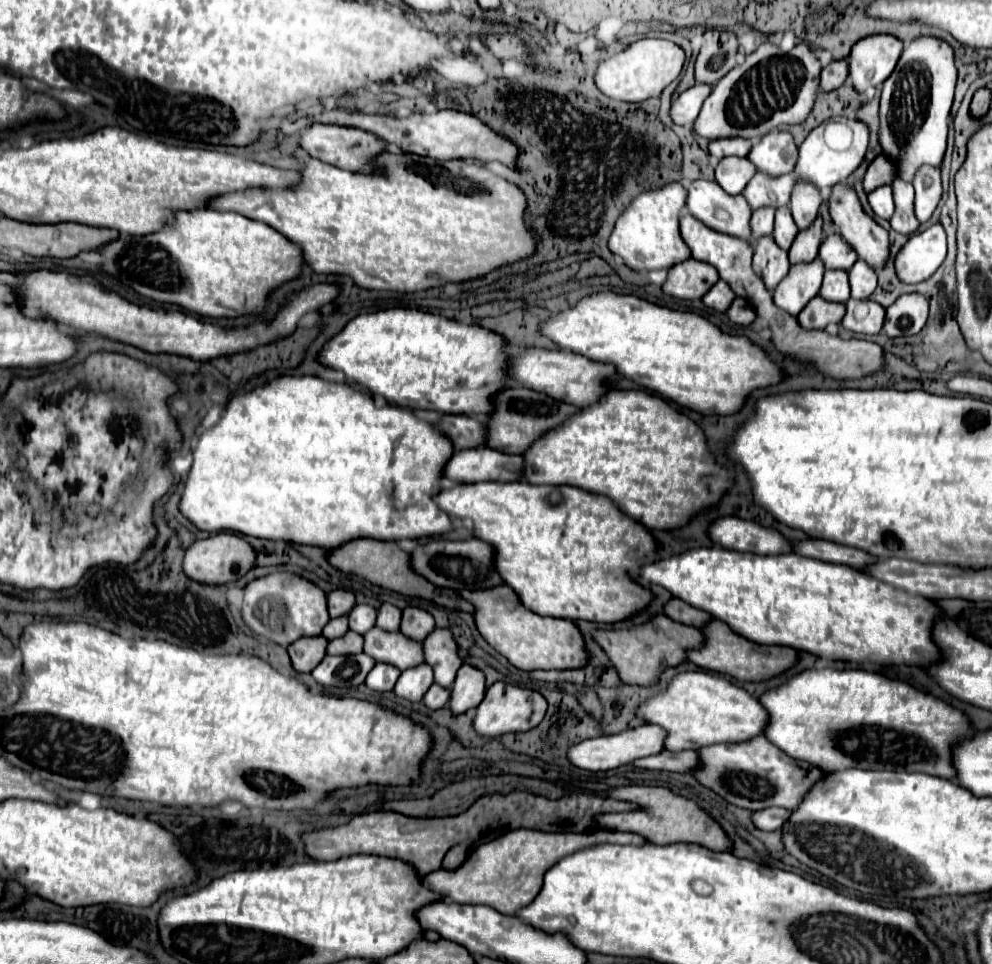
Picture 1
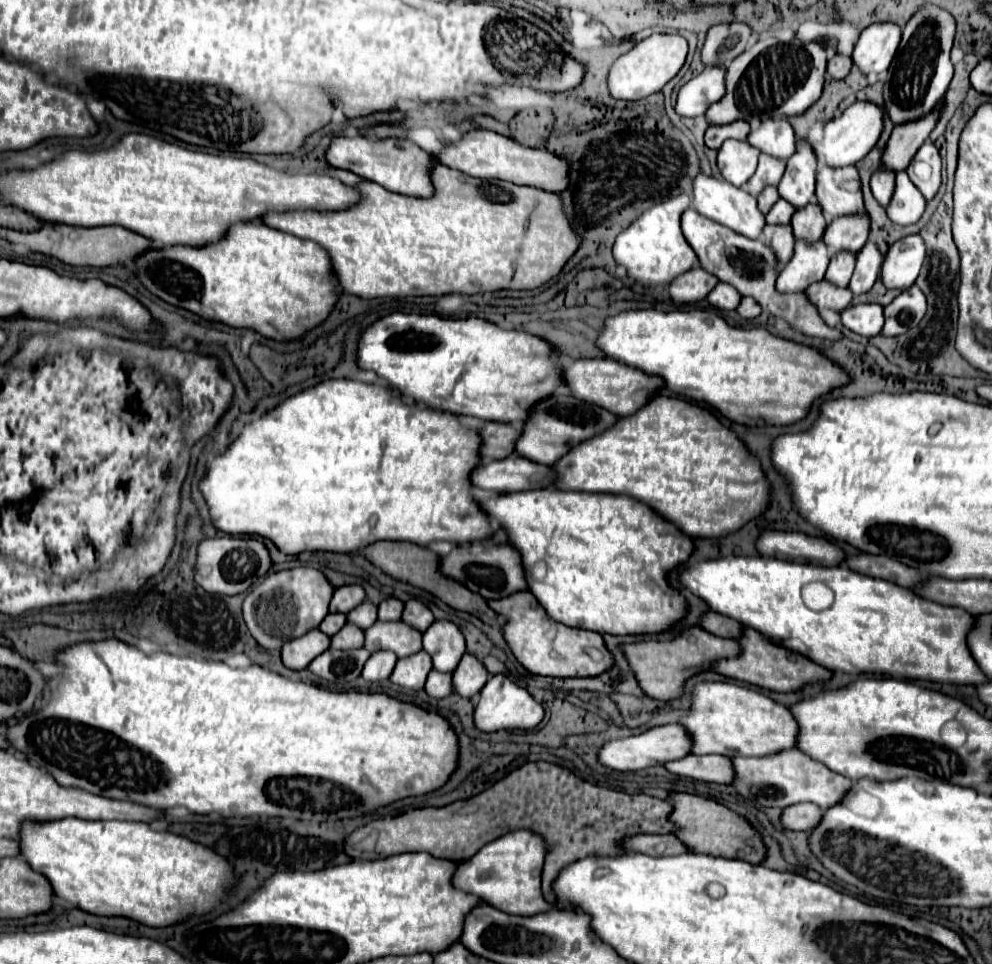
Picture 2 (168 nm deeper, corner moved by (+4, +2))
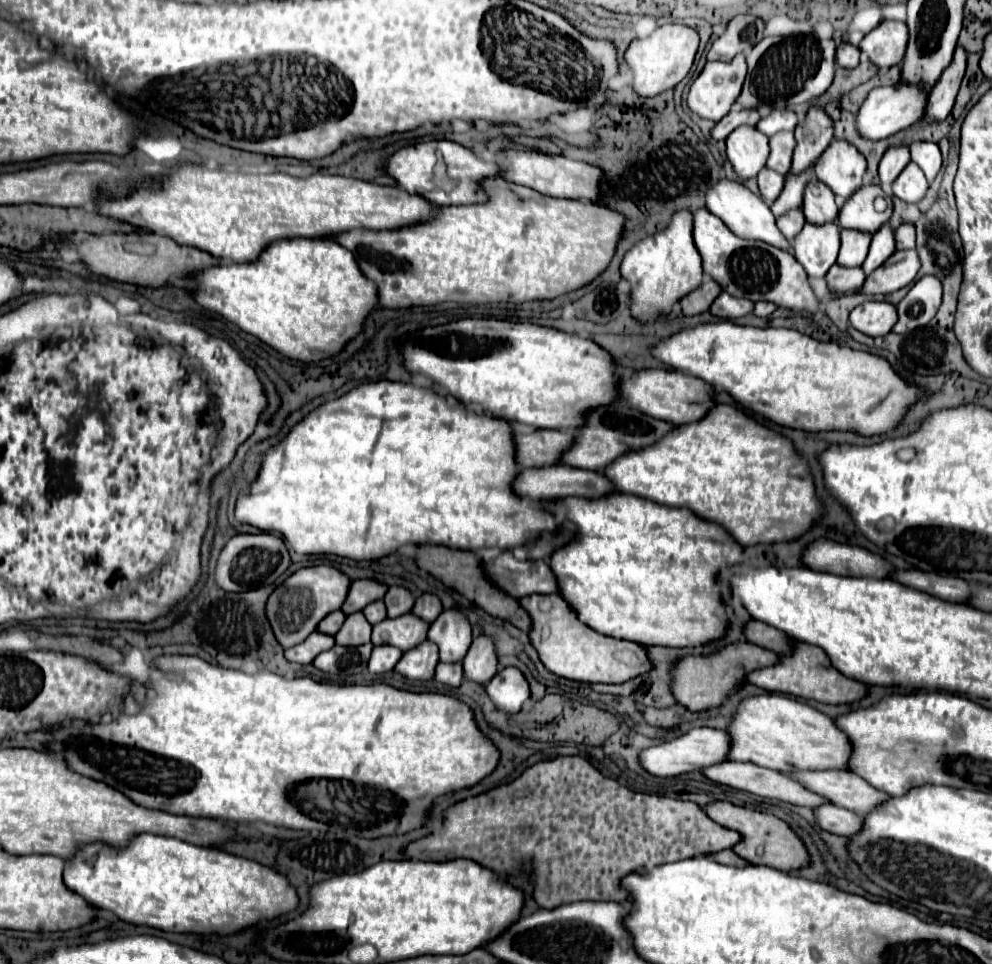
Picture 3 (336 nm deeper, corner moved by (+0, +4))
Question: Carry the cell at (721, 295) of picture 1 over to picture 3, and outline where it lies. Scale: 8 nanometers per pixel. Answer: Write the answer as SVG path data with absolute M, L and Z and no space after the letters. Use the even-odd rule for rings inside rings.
M721 292L719 298L711 306L711 314L721 318L721 320L735 320L735 318L741 318L749 312L753 312L753 302L751 300L733 298L725 292Z

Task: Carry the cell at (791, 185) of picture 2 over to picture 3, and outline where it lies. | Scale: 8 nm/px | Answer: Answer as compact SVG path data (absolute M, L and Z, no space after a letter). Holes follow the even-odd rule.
M811 106L805 120L795 128L797 148L793 152L793 166L791 172L805 170L807 166L815 164L815 160L823 154L823 150L833 140L833 122L827 116L825 108Z

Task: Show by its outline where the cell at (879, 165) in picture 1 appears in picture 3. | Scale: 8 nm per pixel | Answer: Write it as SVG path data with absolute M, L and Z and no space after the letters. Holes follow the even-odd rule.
M959 44L955 48L951 64L945 68L945 72L941 74L937 84L931 88L927 114L925 114L927 120L943 120L949 116L949 112L955 104L955 96L959 92L959 84L963 80L965 68L967 68L967 52Z

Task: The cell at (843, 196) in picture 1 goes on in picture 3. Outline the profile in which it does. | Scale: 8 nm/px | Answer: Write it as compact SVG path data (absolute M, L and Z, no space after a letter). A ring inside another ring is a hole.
M833 140L815 162L817 178L825 182L839 200L847 200L863 186L865 168L865 156L847 140Z

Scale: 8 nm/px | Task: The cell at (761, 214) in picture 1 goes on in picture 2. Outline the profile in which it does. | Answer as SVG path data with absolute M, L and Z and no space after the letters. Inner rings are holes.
M765 188L765 190L759 194L759 198L757 198L757 202L759 202L759 210L761 210L763 214L767 214L767 212L771 210L771 206L773 206L777 200L779 200L779 192L777 192L777 188Z

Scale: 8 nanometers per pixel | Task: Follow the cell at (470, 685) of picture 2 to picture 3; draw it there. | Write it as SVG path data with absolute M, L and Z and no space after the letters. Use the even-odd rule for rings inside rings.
M481 634L473 640L467 656L463 658L463 670L467 680L487 684L497 674L497 652L491 636Z

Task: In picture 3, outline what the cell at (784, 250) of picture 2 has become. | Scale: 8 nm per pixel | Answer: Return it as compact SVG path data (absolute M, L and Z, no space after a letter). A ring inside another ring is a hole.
M793 208L793 210L789 210L787 214L783 214L783 216L777 218L777 226L779 226L779 230L783 232L783 236L785 236L791 244L793 244L795 234L799 234L799 230L803 228L803 224L805 224L803 208Z

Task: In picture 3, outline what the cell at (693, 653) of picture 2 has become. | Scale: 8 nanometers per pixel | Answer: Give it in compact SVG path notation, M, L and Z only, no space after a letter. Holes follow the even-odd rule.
M741 642L741 644L721 648L719 652L711 654L707 658L705 656L685 656L683 660L677 662L677 666L673 670L673 694L691 712L703 712L709 708L717 708L725 702L725 698L731 692L737 692L737 688L745 682L747 672L773 666L779 660L781 658L775 652L755 646L751 642Z

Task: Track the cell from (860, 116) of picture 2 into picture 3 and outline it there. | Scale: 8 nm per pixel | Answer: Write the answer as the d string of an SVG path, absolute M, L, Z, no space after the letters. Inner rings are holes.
M893 84L893 86L873 88L869 92L867 100L863 102L861 110L857 112L857 130L861 132L861 136L865 136L869 140L881 140L903 128L909 128L911 124L919 122L925 116L927 98L929 98L929 94L919 84L913 84L913 86Z

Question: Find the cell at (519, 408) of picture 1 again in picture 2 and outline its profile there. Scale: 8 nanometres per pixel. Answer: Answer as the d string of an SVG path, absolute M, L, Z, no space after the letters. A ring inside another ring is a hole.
M565 392L551 394L537 404L533 404L527 412L527 420L523 424L523 430L519 438L515 440L515 452L519 456L525 456L533 462L539 464L553 464L567 448L575 446L577 440L587 440L587 436L593 436L595 432L603 432L603 428L609 428L609 424L615 424L617 416L593 406L593 404L583 404L581 400L575 400L573 396Z

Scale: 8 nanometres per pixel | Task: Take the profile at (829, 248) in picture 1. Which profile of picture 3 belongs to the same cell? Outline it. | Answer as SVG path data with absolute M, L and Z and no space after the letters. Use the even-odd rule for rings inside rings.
M877 184L859 188L839 212L839 226L863 232L877 232L881 224L889 222L893 214L891 198Z

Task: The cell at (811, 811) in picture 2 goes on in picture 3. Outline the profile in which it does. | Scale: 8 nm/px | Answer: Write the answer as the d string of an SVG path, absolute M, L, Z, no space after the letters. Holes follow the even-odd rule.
M825 804L813 810L819 826L827 832L839 834L839 836L855 836L857 832L863 830L863 818L851 810Z

